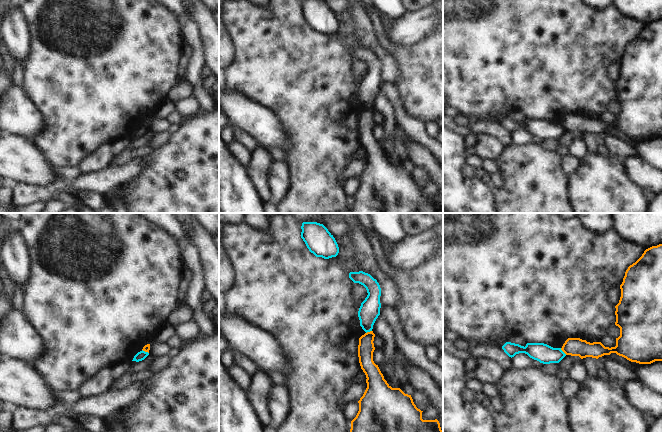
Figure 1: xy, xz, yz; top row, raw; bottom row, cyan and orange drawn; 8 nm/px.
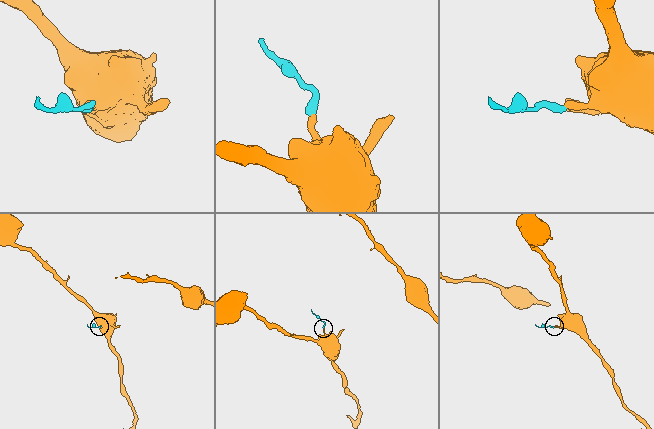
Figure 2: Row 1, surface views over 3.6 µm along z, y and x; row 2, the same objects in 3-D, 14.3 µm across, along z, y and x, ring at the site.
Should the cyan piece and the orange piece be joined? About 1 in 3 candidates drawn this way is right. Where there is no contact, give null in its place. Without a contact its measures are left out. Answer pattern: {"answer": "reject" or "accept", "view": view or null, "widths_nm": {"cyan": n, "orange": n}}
{"answer": "reject", "view": "yz", "widths_nm": {"cyan": 150, "orange": 140}}

